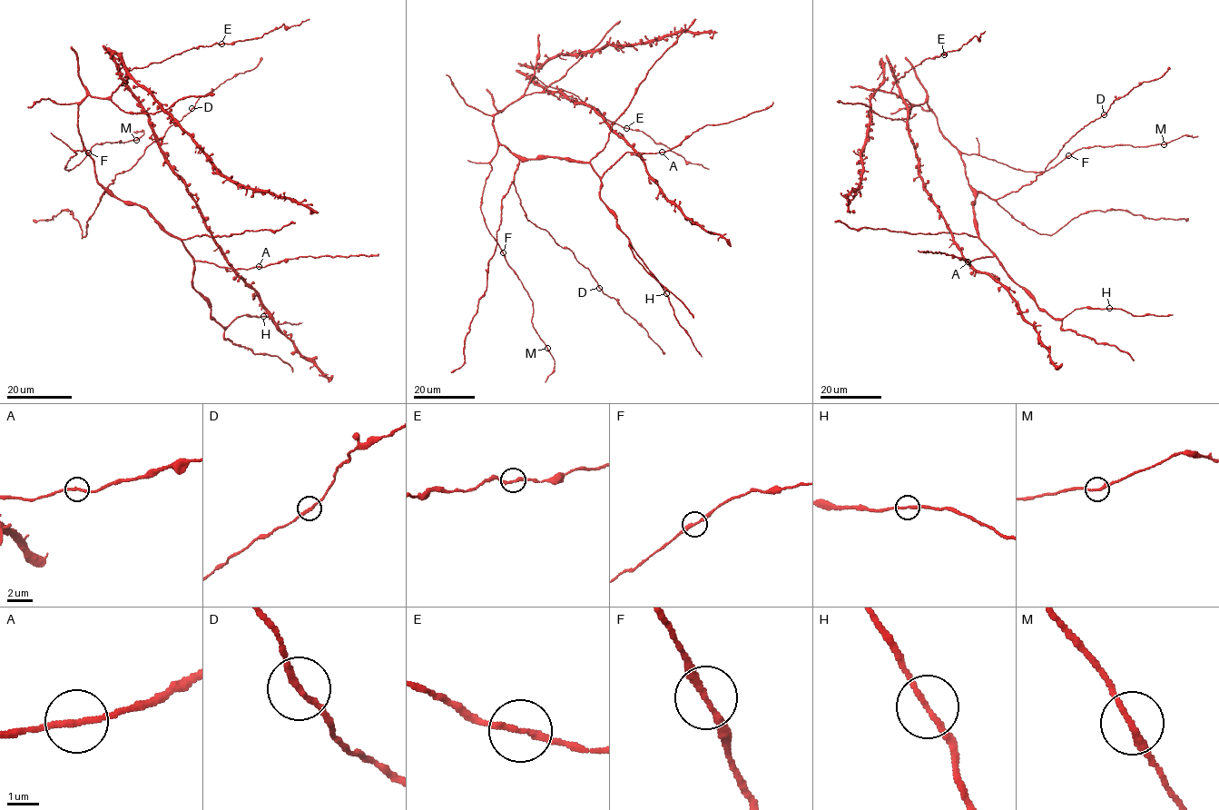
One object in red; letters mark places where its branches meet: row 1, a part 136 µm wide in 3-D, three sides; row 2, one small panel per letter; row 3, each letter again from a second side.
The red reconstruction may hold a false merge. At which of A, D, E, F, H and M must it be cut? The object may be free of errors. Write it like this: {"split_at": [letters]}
{"split_at": []}

